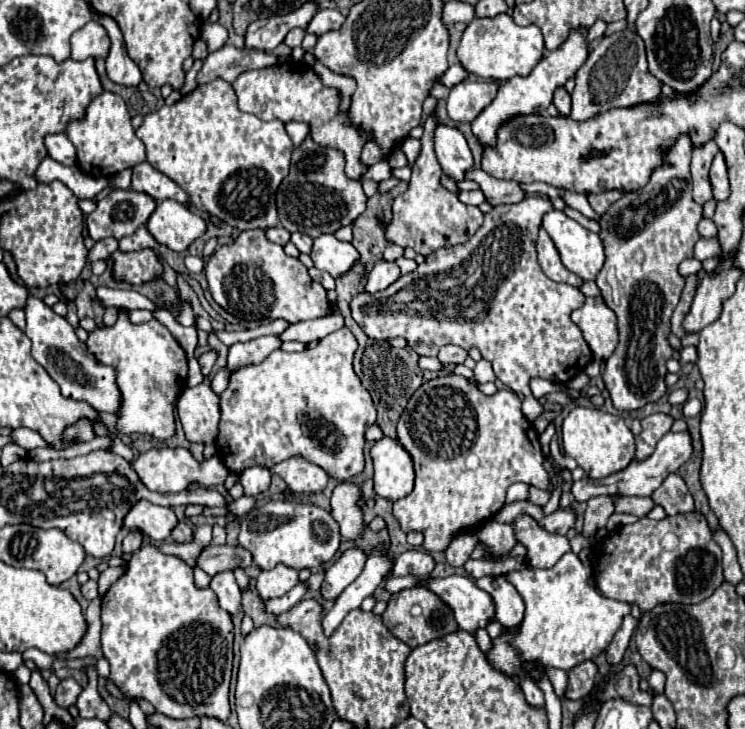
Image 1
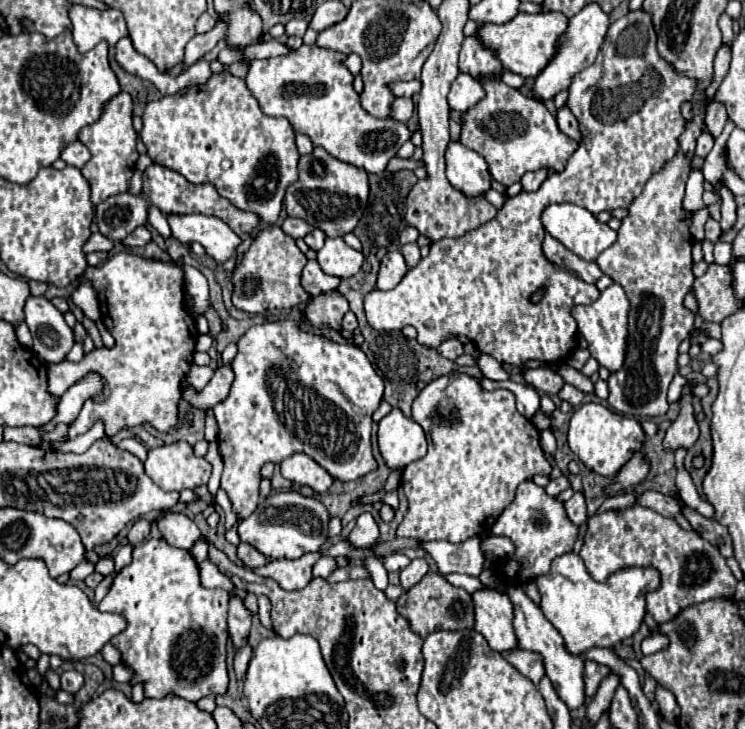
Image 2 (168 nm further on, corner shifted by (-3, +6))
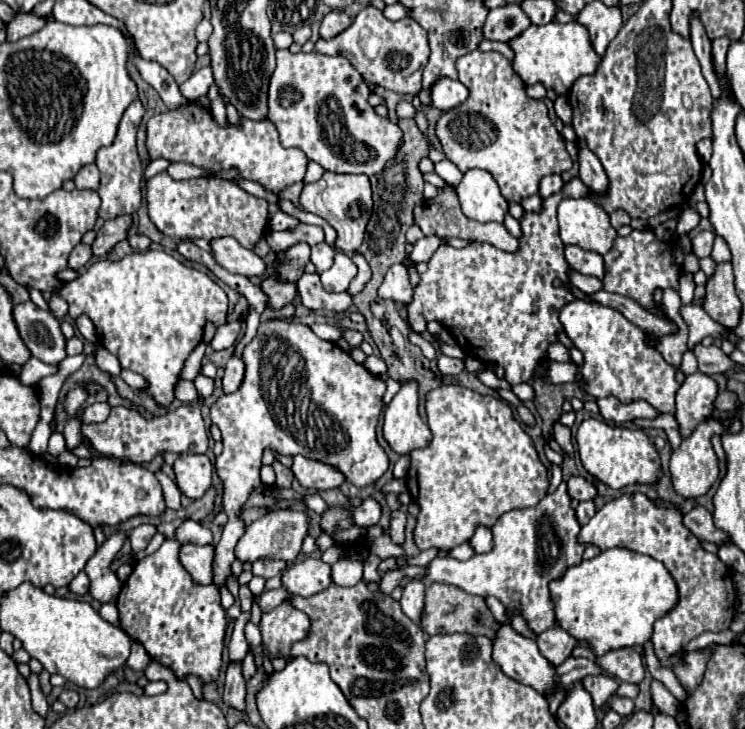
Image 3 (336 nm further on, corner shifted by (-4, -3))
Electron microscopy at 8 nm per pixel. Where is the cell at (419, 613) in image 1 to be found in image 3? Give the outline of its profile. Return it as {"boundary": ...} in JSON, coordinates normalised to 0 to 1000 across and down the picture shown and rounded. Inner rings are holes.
{"boundary":[[[577,800],[572,805],[572,824],[569,824],[569,841],[564,857],[574,874],[588,868],[628,868],[628,871],[650,871],[658,877],[663,874],[668,860],[666,849],[660,846],[647,819],[631,816],[617,805],[596,802],[596,800]]]}

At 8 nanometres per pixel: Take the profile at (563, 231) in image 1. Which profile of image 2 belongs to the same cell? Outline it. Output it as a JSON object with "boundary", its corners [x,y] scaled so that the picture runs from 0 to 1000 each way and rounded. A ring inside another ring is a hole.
{"boundary":[[[772,277],[737,280],[729,288],[729,310],[742,326],[748,326],[758,340],[769,343],[783,357],[799,357],[809,343],[815,343],[828,329],[826,316],[820,316],[815,307],[804,305],[796,291],[791,291],[788,285],[783,285],[783,283],[772,280]]]}

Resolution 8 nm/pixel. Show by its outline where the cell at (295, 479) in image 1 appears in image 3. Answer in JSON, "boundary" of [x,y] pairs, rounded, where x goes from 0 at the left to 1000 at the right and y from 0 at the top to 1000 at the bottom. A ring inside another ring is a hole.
{"boundary":[[[405,624],[395,627],[392,635],[392,649],[395,654],[403,660],[405,668],[411,671],[424,671],[424,674],[440,674],[440,671],[451,671],[462,663],[462,652],[430,632],[419,632],[411,630]]]}

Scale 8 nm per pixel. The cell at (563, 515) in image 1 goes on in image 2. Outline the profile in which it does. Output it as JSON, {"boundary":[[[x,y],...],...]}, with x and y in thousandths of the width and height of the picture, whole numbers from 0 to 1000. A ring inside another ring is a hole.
{"boundary":[[[772,675],[769,683],[758,689],[758,700],[761,700],[764,713],[774,722],[780,722],[788,713],[788,694],[785,694],[785,683],[780,675]]]}

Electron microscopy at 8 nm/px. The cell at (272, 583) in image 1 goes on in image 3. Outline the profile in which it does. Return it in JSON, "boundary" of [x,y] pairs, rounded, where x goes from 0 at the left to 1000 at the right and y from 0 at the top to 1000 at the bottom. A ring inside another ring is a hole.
{"boundary":[[[408,767],[395,775],[389,775],[379,786],[379,805],[392,816],[416,819],[421,813],[435,811],[446,802],[443,794],[443,775],[432,767]]]}

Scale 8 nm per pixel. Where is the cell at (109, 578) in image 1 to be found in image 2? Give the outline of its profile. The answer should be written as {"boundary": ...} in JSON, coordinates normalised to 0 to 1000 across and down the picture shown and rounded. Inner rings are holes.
{"boundary":[[[168,746],[168,749],[162,749],[160,754],[157,754],[157,760],[154,760],[154,785],[162,785],[173,771],[176,771],[176,757],[179,757],[179,749],[176,746]]]}

